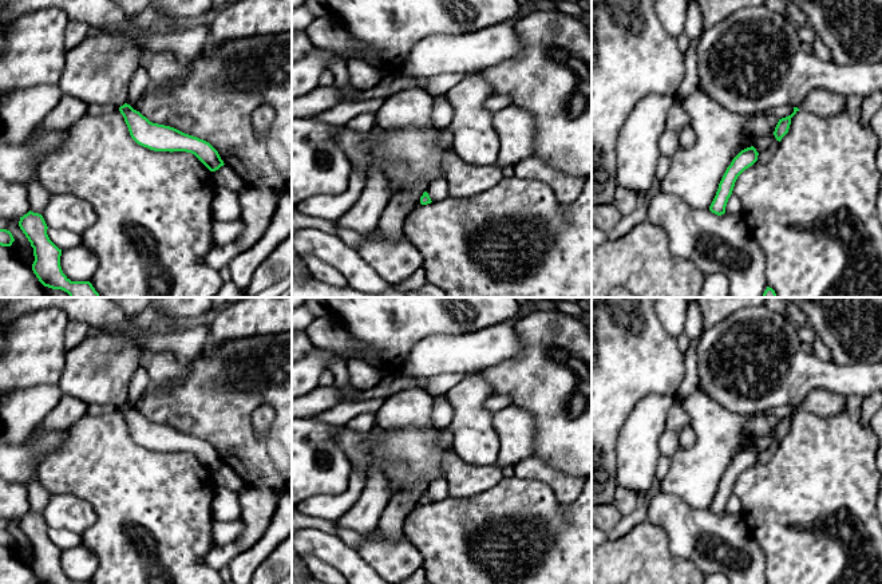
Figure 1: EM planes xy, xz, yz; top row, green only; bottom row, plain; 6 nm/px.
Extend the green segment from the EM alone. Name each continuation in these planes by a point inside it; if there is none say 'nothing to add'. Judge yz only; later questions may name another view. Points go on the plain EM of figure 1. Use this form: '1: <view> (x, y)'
nothing to add

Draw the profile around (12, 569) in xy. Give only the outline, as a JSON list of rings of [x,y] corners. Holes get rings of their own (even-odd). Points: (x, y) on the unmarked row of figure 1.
[[[0,545],[0,584],[41,584],[11,546]]]

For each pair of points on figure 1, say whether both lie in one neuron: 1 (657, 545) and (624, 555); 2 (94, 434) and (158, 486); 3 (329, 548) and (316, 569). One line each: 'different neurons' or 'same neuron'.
1: same neuron
2: same neuron
3: different neurons

